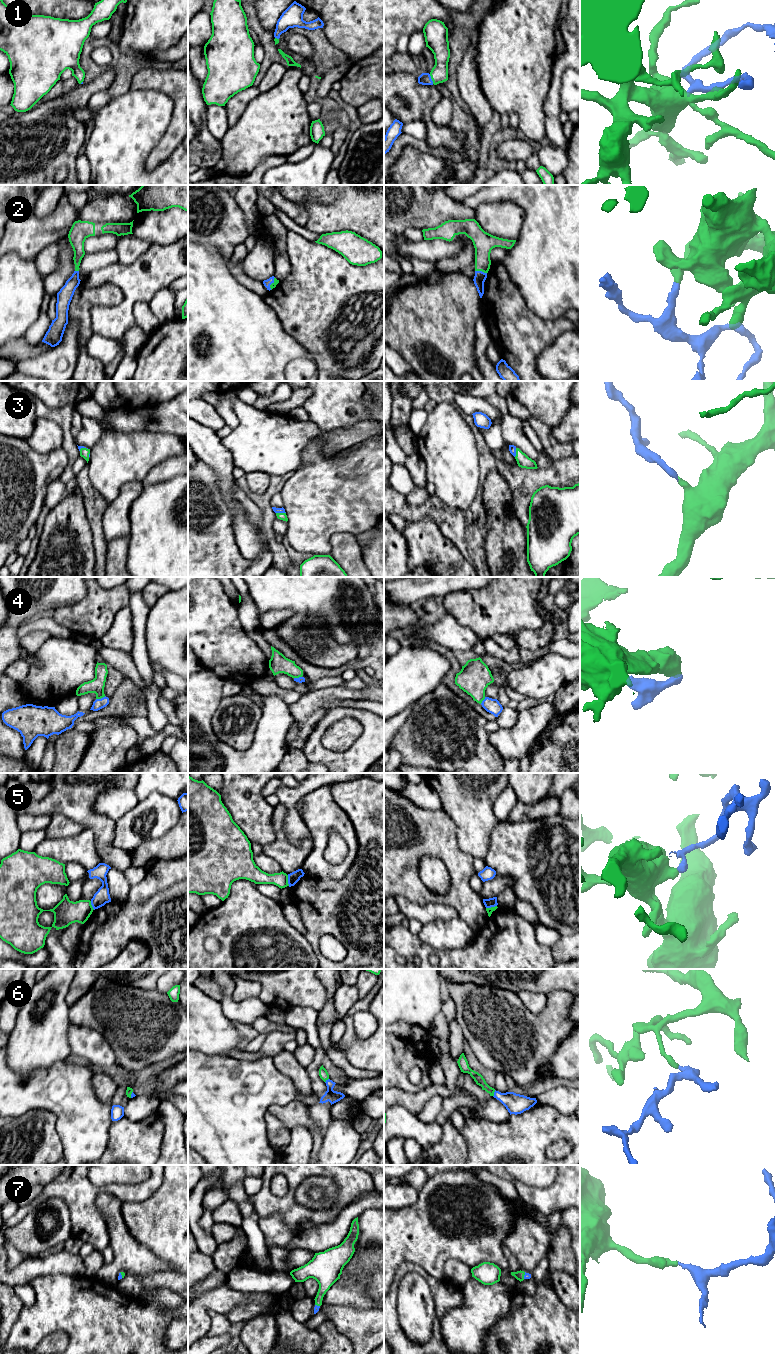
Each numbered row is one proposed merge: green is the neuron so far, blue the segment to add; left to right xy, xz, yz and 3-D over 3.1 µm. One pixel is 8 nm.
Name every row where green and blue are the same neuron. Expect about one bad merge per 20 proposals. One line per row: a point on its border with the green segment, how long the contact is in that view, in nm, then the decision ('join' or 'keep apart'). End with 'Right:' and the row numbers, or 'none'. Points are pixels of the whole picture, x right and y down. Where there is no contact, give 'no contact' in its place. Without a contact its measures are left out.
1: contact yz (431, 78); length 90 nm; join
2: contact yz (481, 270); length 100 nm; join
3: contact xz (281, 513); length 80 nm; join
4: contact xy (100, 698); length 80 nm; join
5: contact xz (287, 880); length 90 nm; keep apart
6: contact yz (493, 1093); length 60 nm; join
7: contact yz (524, 1274); length 60 nm; join
Right: 1, 2, 3, 4, 6, 7

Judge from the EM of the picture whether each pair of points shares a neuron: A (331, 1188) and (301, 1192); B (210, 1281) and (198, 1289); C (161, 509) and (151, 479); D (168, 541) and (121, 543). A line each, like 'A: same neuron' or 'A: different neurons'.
A: same neuron
B: same neuron
C: different neurons
D: different neurons

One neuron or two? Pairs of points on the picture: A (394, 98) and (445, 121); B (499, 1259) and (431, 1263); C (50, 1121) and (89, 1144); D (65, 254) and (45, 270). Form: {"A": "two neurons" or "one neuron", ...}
{"A": "two neurons", "B": "one neuron", "C": "two neurons", "D": "two neurons"}

